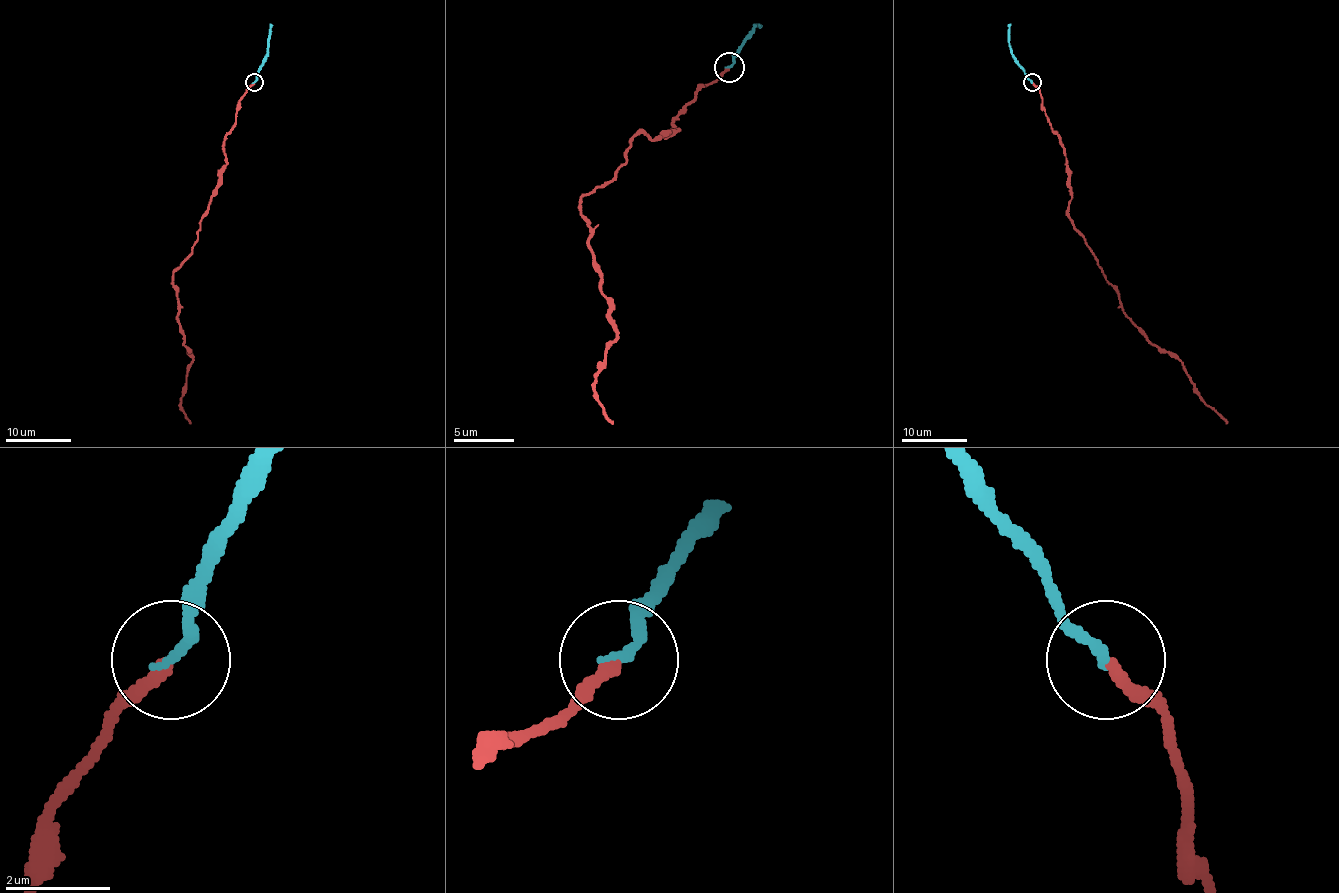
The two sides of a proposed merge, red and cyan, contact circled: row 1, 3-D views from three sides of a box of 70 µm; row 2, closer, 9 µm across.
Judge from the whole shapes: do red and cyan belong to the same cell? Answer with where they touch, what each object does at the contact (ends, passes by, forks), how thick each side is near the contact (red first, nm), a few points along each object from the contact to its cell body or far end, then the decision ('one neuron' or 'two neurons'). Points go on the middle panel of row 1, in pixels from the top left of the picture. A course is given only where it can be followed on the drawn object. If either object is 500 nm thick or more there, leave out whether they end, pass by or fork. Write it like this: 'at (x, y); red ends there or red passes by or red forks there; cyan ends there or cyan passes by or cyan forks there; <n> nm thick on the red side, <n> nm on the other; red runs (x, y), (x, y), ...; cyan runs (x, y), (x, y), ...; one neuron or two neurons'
at (729, 67); red ends there; cyan ends there; 240 nm thick on the red side, 220 nm on the other; red runs (730, 68), (703, 86), (670, 134), (636, 134), (615, 173), (582, 197), (615, 333), (594, 387), (612, 423); cyan runs (730, 68), (751, 32), (760, 23); one neuron

